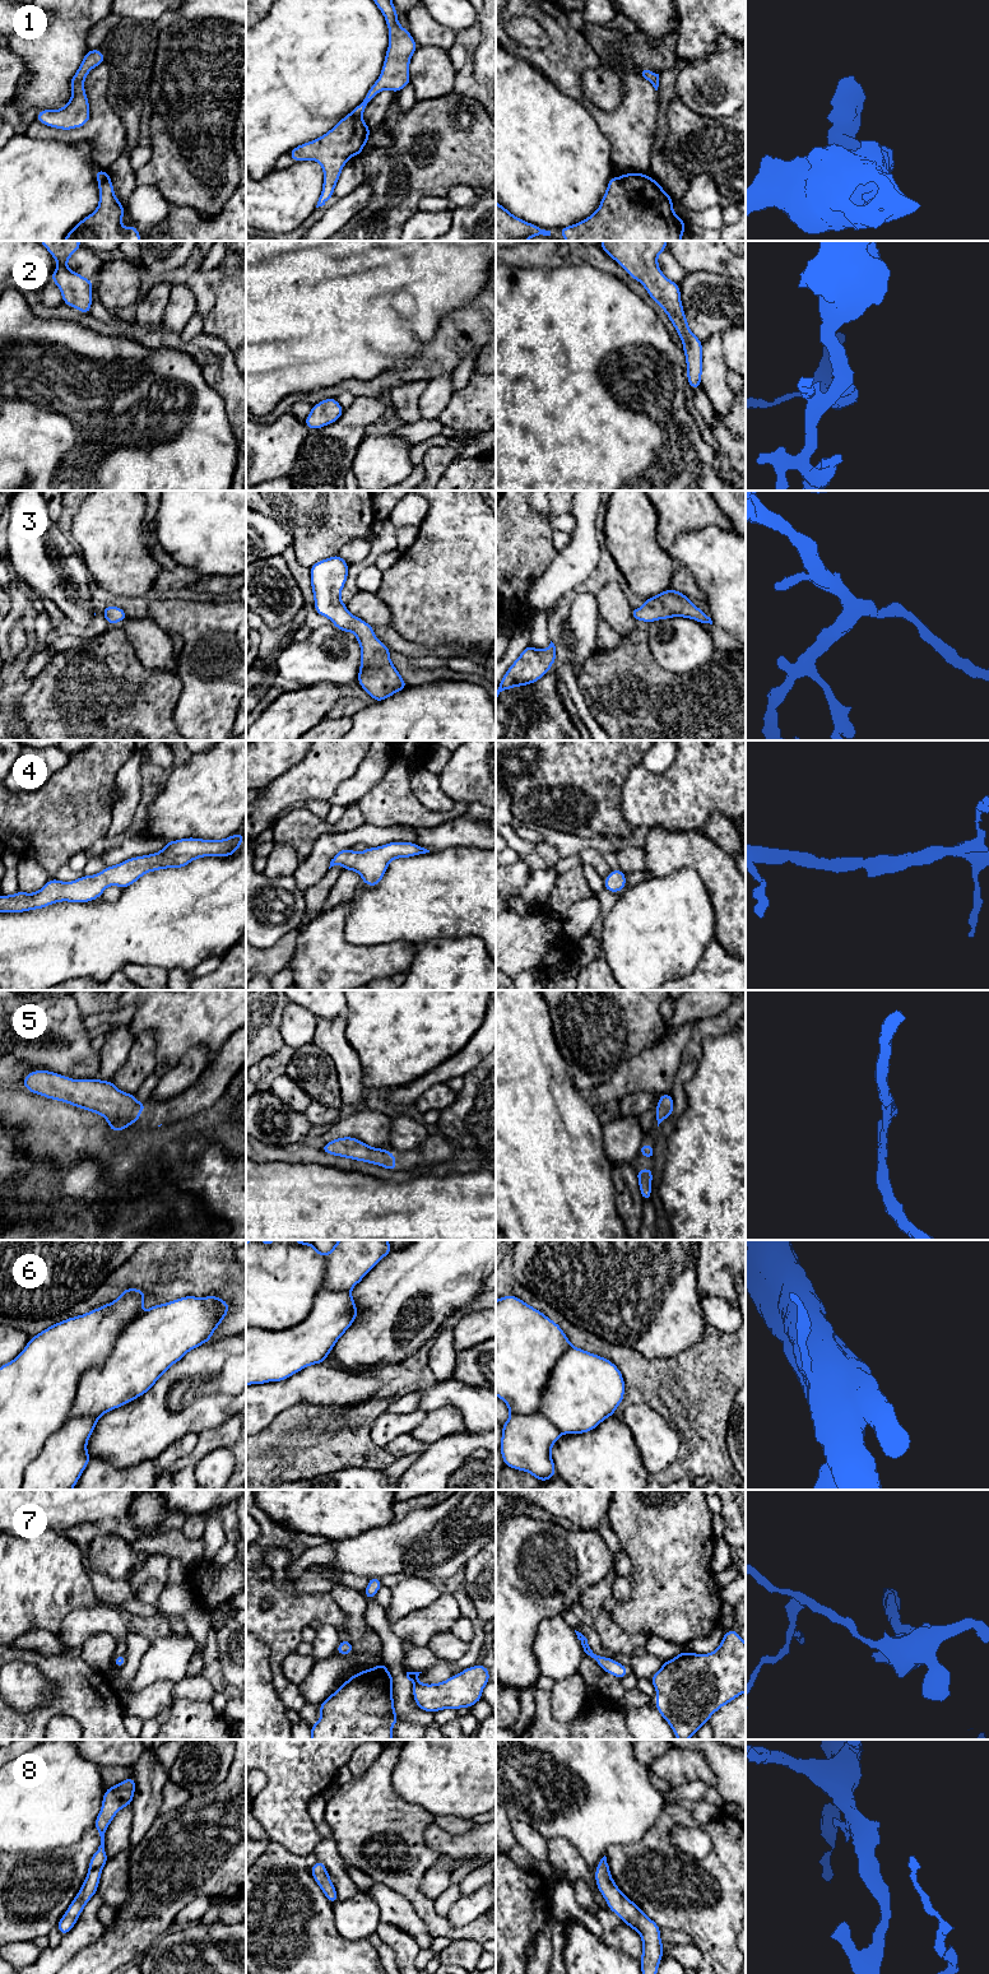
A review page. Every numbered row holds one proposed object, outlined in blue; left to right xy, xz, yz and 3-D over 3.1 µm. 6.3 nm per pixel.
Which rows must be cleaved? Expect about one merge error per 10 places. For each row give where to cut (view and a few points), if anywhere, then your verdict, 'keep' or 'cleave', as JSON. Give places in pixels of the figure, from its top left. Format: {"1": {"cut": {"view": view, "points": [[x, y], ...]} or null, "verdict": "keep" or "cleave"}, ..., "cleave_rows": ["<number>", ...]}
{"1": {"cut": null, "verdict": "keep"}, "2": {"cut": null, "verdict": "keep"}, "3": {"cut": null, "verdict": "keep"}, "4": {"cut": null, "verdict": "keep"}, "5": {"cut": null, "verdict": "keep"}, "6": {"cut": {"view": "xy", "points": [[142, 1313], [122, 1329], [111, 1354], [82, 1375], [70, 1417]]}, "verdict": "cleave"}, "7": {"cut": null, "verdict": "keep"}, "8": {"cut": null, "verdict": "keep"}, "cleave_rows": ["6"]}

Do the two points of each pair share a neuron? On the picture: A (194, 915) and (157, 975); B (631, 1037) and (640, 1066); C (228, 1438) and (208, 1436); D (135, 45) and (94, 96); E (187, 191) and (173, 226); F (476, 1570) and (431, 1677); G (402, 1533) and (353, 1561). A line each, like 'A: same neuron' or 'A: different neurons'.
A: different neurons
B: different neurons
C: same neuron
D: different neurons
E: different neurons
F: same neuron
G: same neuron

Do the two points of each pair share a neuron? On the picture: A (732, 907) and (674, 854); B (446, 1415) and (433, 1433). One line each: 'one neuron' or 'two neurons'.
A: one neuron
B: one neuron

